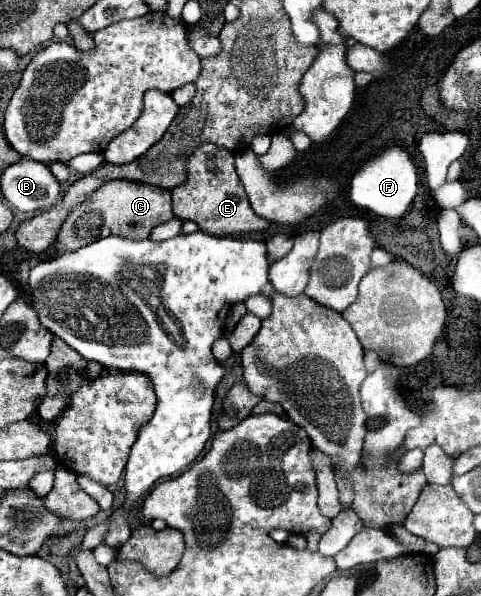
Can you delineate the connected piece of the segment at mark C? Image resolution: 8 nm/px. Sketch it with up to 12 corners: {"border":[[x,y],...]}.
{"border":[[106,181],[66,217],[52,247],[140,241],[170,221],[170,191]]}

